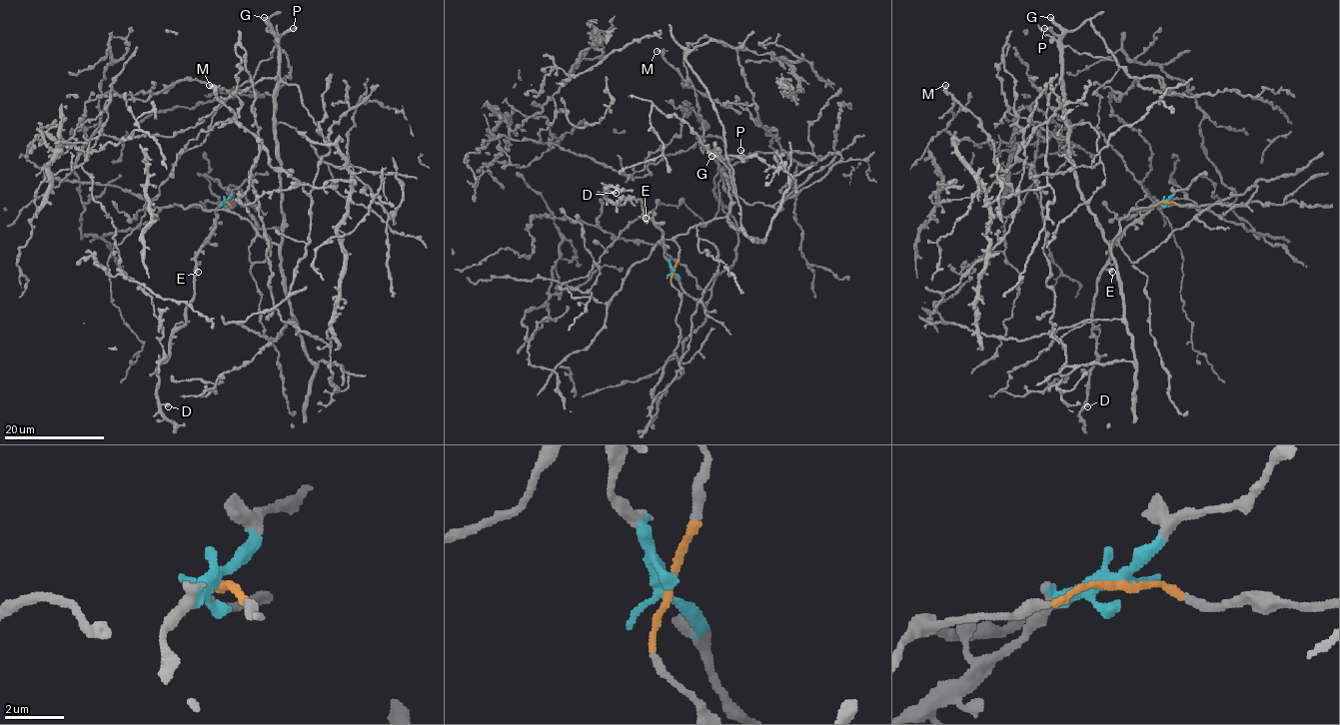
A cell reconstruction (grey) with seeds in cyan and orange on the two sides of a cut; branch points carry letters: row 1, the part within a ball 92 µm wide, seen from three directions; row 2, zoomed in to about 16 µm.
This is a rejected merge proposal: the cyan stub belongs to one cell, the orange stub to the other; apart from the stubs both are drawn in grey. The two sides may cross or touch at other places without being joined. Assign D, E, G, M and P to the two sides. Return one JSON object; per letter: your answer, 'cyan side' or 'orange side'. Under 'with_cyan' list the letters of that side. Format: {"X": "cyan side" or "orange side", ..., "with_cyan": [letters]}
{"D": "cyan side", "E": "cyan side", "G": "orange side", "M": "orange side", "P": "orange side", "with_cyan": ["D", "E"]}

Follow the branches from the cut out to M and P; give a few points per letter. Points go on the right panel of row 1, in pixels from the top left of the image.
M: (1165, 202), (1120, 221), (1120, 320), (1017, 341), (945, 322), (935, 307), (1000, 242), (1017, 197), (945, 84)
P: (1165, 202), (1133, 208), (1110, 245), (1103, 237), (1071, 158), (1062, 44), (1043, 28)

